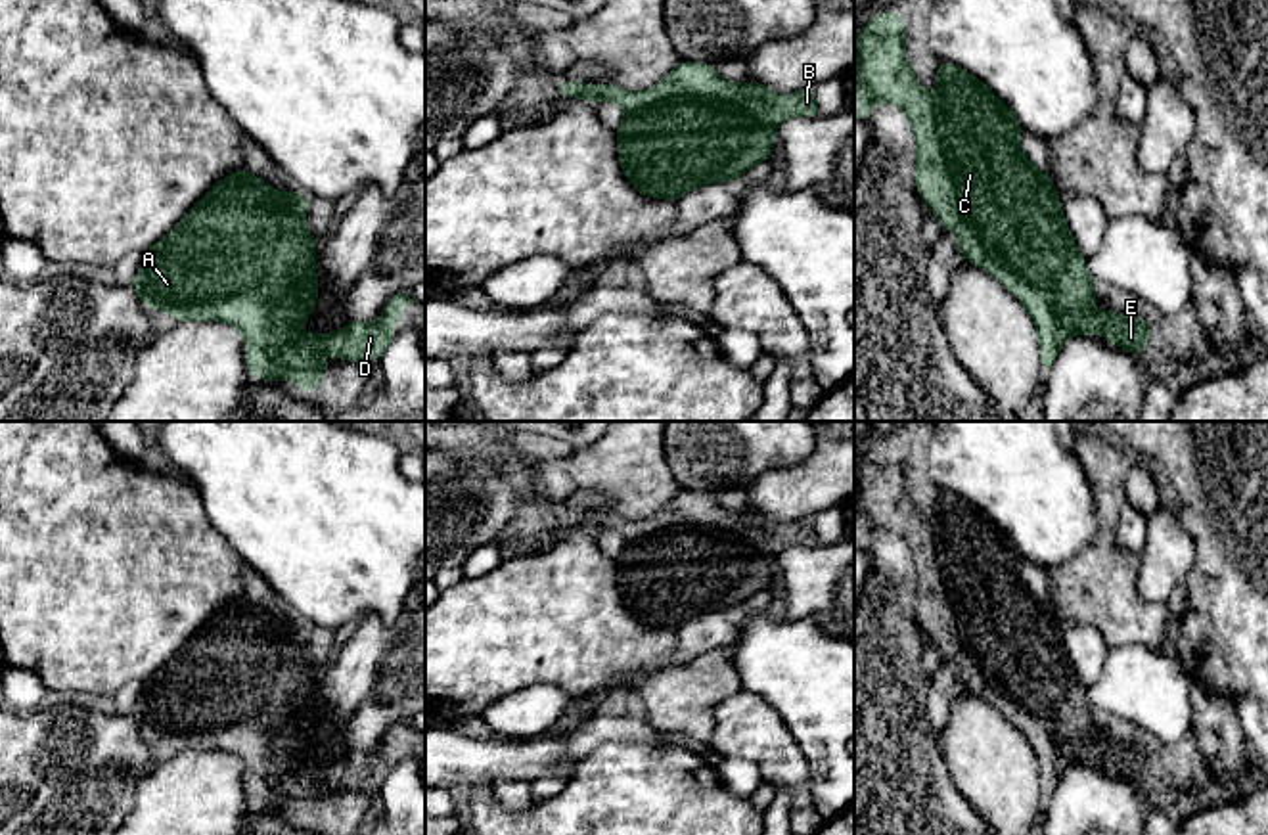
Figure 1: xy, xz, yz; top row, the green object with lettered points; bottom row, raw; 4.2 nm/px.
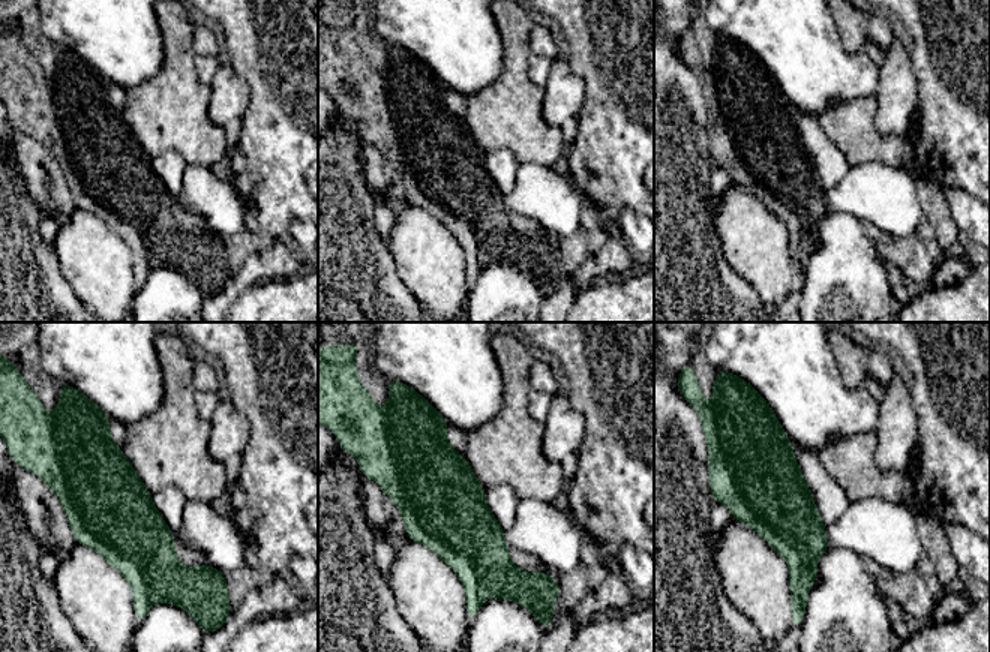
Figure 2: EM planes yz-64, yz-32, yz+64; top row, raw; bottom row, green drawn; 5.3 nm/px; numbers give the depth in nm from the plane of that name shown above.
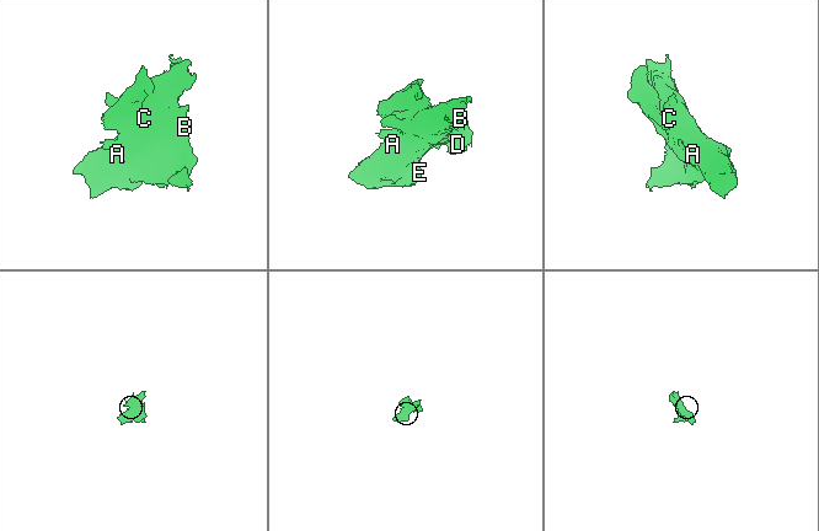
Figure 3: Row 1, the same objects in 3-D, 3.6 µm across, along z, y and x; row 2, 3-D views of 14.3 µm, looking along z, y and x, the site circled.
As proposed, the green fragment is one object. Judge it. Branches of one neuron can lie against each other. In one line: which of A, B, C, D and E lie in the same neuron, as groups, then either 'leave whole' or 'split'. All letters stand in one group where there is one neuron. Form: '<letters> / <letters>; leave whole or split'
A B C D E; leave whole

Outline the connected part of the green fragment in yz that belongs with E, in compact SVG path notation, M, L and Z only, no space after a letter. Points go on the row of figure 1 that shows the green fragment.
M879 11L873 19L870 19L862 31L856 36L856 46L858 46L858 63L854 65L854 117L860 119L862 123L870 121L872 109L875 102L887 102L898 105L912 128L914 128L914 138L916 138L916 188L919 193L919 199L925 201L931 211L940 218L940 222L952 232L958 239L960 245L960 257L977 264L979 268L986 270L992 274L1002 287L1006 287L1009 293L1013 293L1027 308L1029 316L1032 318L1036 331L1038 331L1038 341L1040 341L1040 373L1050 373L1052 366L1055 362L1057 350L1061 345L1071 339L1076 333L1082 335L1105 335L1115 347L1121 347L1128 350L1134 356L1142 358L1142 352L1149 341L1149 335L1153 333L1153 327L1149 322L1142 318L1132 318L1121 312L1098 312L1092 305L1096 301L1096 289L1094 289L1094 280L1090 278L1086 270L1086 257L1078 251L1075 237L1071 236L1071 230L1065 222L1065 213L1061 207L1061 201L1057 197L1057 190L1053 180L1044 176L1032 161L1027 157L1027 153L1021 147L1021 123L1017 117L1011 113L1011 109L996 96L985 82L981 82L977 77L967 73L965 69L950 63L950 61L940 61L937 69L937 90L933 96L929 96L917 82L916 75L912 73L910 65L906 63L906 48L904 48L904 15L896 11Z

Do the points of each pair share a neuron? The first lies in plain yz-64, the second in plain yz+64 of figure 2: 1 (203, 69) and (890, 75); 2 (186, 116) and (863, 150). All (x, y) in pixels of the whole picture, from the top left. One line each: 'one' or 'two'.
1: two
2: one

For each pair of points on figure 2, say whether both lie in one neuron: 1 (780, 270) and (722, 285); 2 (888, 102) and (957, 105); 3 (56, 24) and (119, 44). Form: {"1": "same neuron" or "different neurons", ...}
{"1": "different neurons", "2": "different neurons", "3": "same neuron"}

